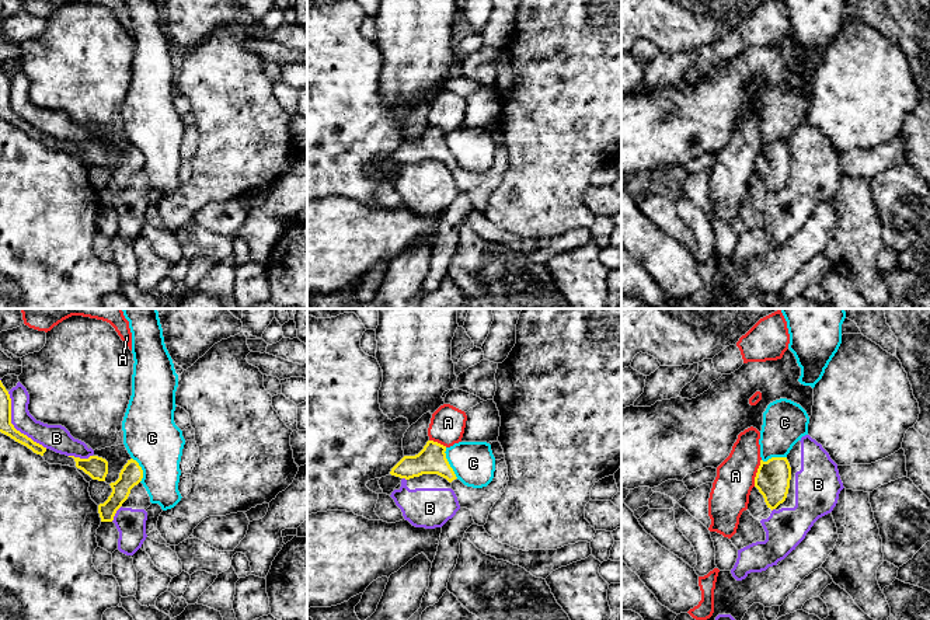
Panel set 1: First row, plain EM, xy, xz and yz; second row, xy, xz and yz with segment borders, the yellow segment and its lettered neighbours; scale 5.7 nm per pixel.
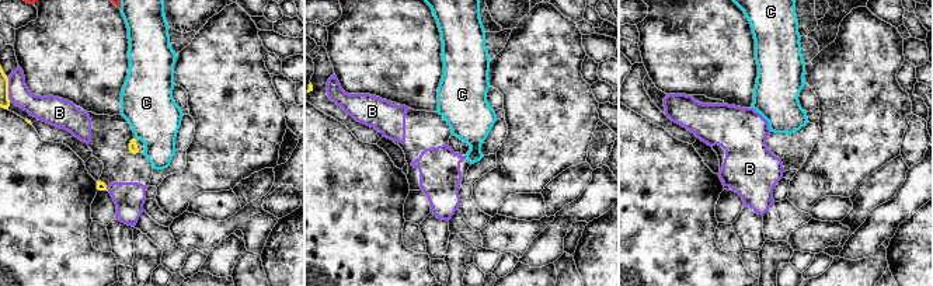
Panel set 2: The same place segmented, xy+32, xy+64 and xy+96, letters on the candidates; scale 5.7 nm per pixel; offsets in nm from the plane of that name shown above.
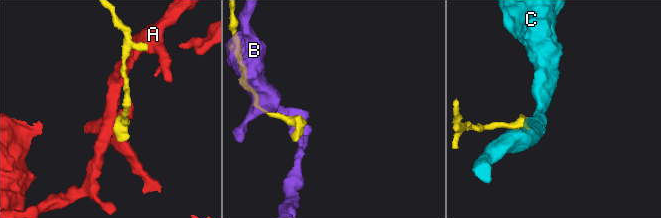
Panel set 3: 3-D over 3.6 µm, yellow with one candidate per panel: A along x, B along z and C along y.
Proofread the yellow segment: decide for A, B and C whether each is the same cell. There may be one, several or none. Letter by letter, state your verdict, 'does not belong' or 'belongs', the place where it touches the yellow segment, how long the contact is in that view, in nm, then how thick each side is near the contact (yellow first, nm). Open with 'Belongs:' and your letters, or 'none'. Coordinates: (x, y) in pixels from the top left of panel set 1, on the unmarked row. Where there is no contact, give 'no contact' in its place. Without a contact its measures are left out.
Belongs: none
A: does not belong; contact yz (756, 159); length 170 nm; calibres 200 and 220 nm
B: does not belong; contact xy (13, 111); length 400 nm; calibres 80 and 140 nm
C: does not belong; contact xz (448, 149); length 190 nm; calibres 160 and 240 nm

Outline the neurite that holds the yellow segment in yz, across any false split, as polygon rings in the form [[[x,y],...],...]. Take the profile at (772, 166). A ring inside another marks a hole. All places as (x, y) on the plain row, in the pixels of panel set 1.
[[[771,143],[760,146],[755,163],[755,173],[763,181],[767,194],[771,196],[787,184],[791,166],[791,153],[787,143]]]

